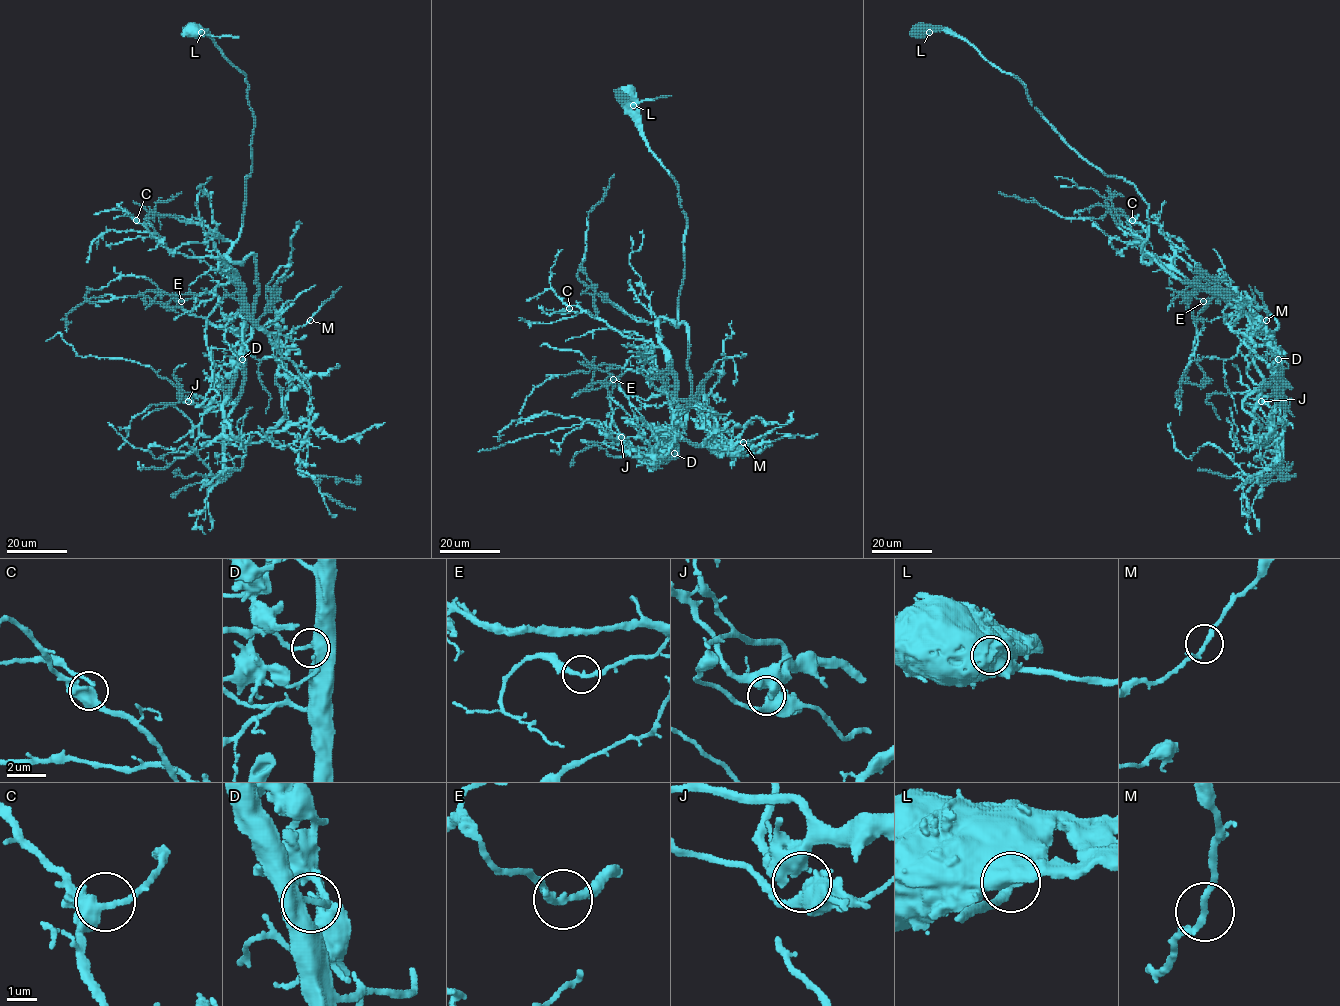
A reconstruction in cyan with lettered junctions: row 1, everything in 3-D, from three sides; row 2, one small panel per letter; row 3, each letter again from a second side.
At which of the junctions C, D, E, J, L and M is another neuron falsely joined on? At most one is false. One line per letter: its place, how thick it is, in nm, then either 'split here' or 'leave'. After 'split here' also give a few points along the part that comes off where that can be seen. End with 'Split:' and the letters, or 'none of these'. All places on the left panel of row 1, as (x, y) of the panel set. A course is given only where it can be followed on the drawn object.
C: (136, 220) | 380 nm | leave
D: (242, 359) | 320 nm | leave
E: (181, 301) | 200 nm | leave
J: (188, 401) | 360 nm | leave
L: (201, 32) | 950 nm | split here | (200, 32), (238, 37)
M: (310, 320) | 220 nm | leave
Split: L

